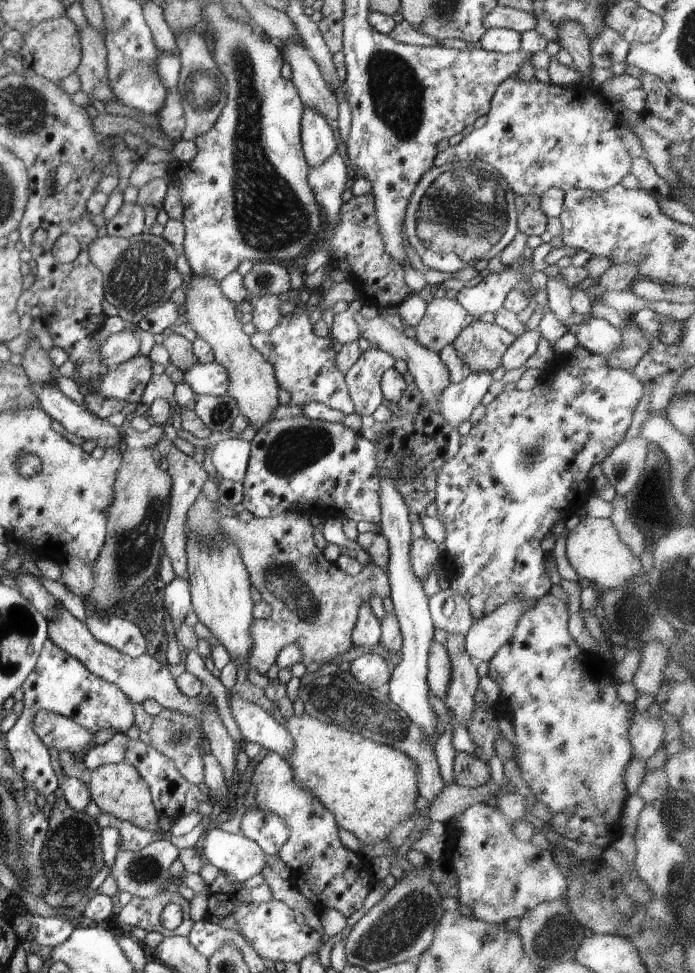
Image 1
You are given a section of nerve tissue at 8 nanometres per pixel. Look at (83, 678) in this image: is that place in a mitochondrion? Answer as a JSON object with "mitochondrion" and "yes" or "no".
{"mitochondrion":"no"}

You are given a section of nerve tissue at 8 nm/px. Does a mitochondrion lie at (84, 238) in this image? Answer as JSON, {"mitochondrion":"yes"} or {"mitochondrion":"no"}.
{"mitochondrion":"no"}

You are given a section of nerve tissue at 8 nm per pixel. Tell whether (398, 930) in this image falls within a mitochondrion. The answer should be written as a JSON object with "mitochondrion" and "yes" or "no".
{"mitochondrion":"yes"}

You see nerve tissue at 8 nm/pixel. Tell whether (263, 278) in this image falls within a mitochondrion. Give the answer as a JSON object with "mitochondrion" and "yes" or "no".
{"mitochondrion":"yes"}

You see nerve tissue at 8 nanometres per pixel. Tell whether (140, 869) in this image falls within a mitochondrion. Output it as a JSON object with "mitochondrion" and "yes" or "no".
{"mitochondrion":"yes"}

